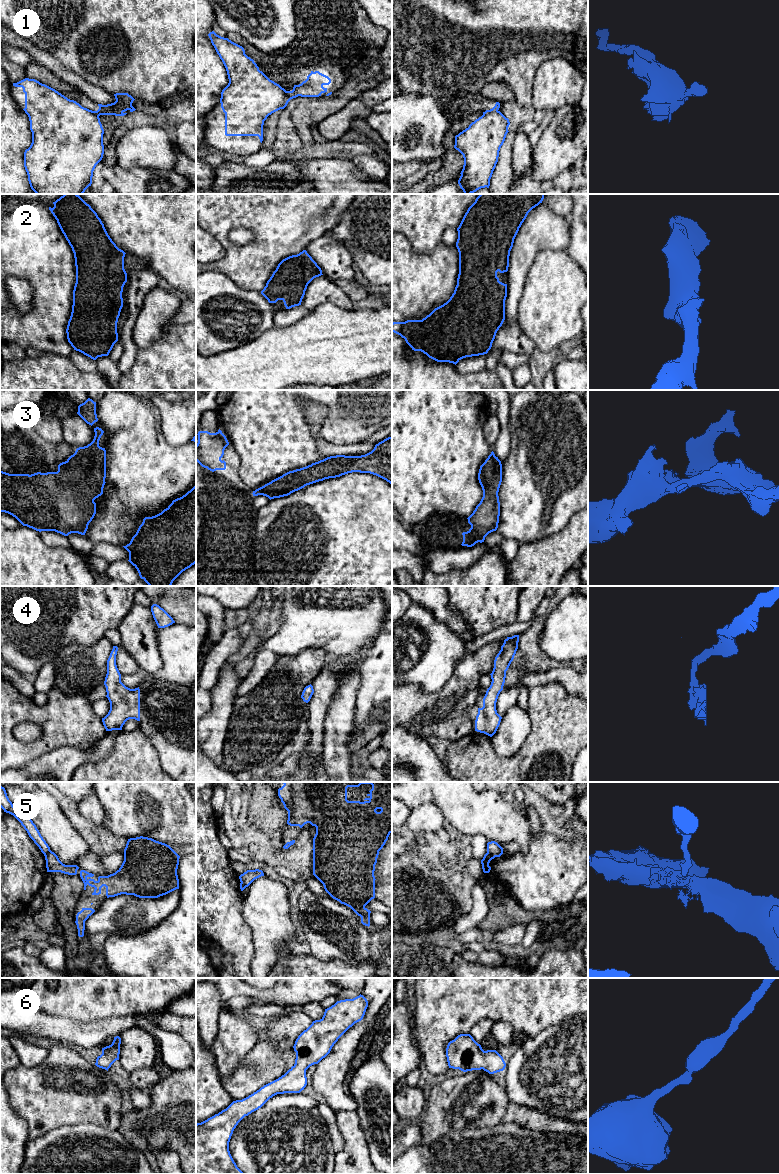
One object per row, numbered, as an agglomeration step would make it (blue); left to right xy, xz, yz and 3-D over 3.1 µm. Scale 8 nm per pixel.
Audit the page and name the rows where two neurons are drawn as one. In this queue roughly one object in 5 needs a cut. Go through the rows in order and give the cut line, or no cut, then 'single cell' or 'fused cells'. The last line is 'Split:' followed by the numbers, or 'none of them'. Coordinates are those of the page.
1: cut xz (285, 91), (288, 101); fused cells
2: cut none; single cell
3: cut none; single cell
4: cut none; single cell
5: cut yz (487, 851), (494, 857); fused cells
6: cut none; single cell
Split: 1, 5

